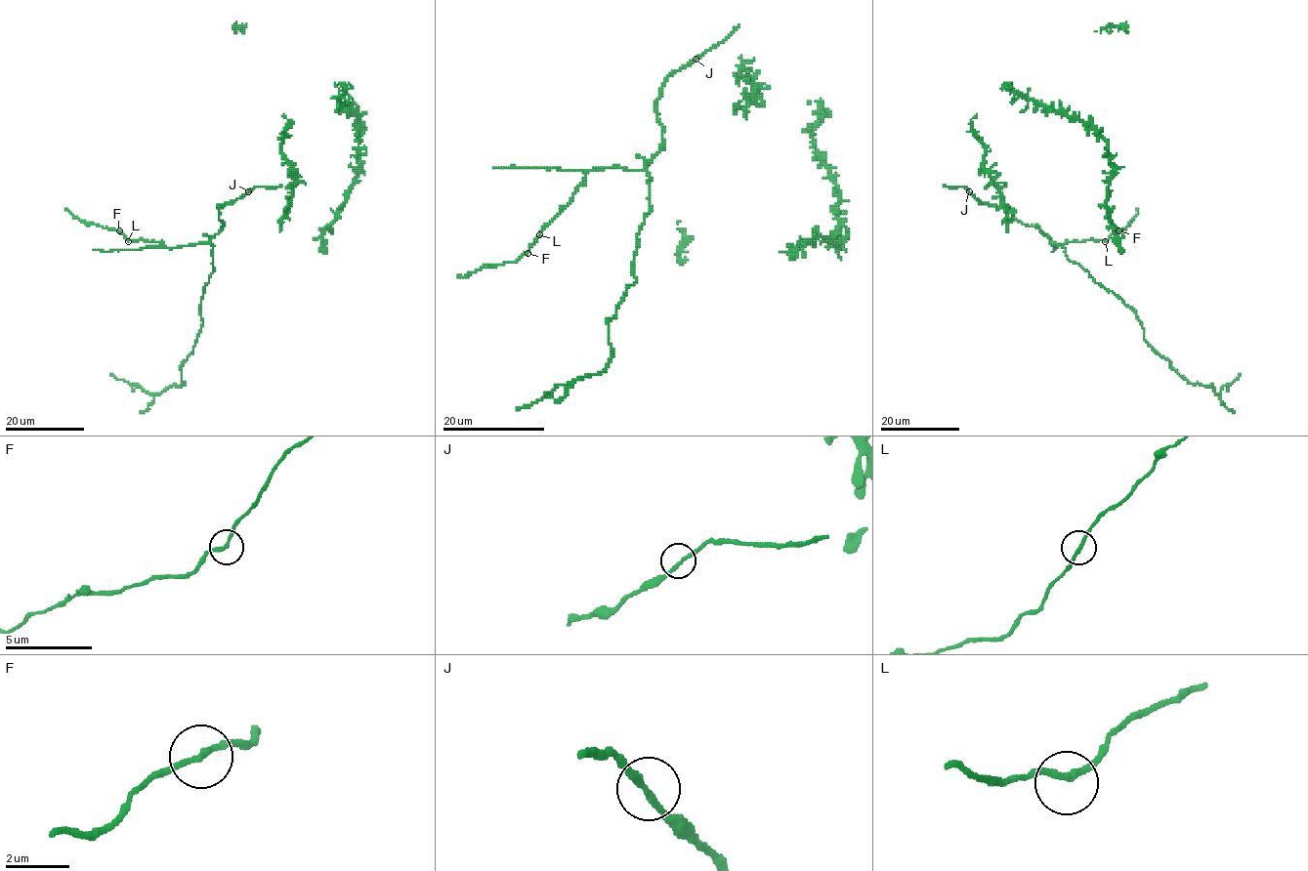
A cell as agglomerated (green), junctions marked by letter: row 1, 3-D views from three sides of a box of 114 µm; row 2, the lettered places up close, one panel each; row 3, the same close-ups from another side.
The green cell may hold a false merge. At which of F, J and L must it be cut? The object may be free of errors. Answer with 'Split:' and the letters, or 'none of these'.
Split: none of these

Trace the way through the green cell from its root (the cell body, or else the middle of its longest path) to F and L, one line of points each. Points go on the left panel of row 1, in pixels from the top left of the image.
F: (248, 192), (220, 208), (218, 205), (223, 228), (208, 242), (167, 248), (158, 241), (128, 240), (119, 230)
L: (248, 192), (220, 208), (218, 205), (223, 228), (208, 242), (167, 248), (158, 241), (128, 241)

